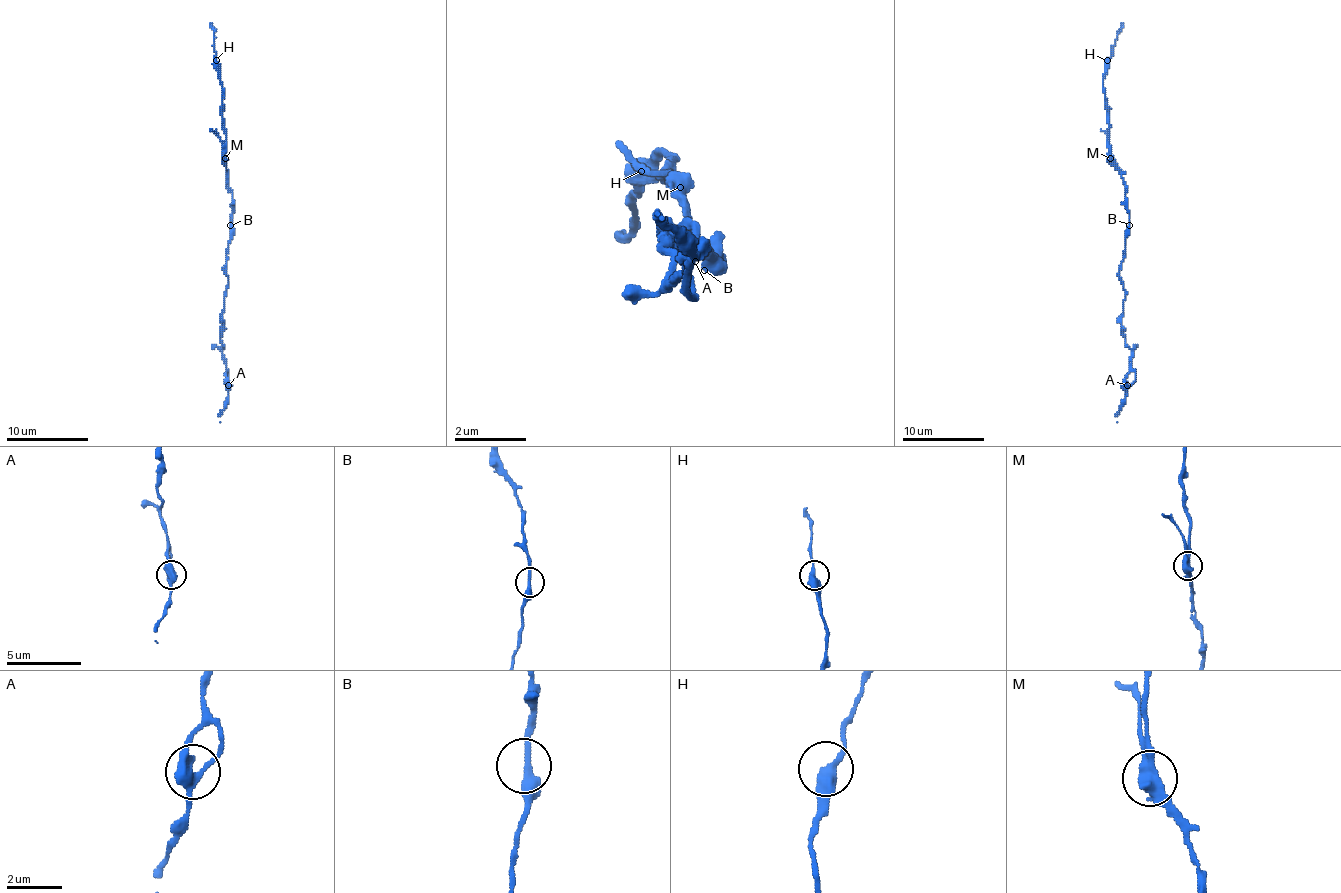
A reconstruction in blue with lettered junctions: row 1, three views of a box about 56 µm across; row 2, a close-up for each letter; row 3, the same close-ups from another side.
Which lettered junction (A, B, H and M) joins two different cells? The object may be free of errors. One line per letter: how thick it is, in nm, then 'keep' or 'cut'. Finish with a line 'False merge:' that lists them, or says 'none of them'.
A: calibre 340 nm; keep
B: calibre 280 nm; keep
H: calibre 400 nm; keep
M: calibre 420 nm; cut
False merge: M

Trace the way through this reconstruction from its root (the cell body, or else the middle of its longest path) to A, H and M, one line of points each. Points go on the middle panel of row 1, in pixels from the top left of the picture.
A: (713, 270), (686, 225), (695, 234), (677, 252), (668, 234), (668, 279), (686, 270), (686, 252), (695, 261)
H: (713, 270), (713, 252), (695, 252), (695, 234), (686, 225), (686, 180), (668, 171), (668, 153), (641, 171)
M: (713, 270), (713, 252), (695, 252), (695, 234), (686, 225), (686, 198), (677, 189)

